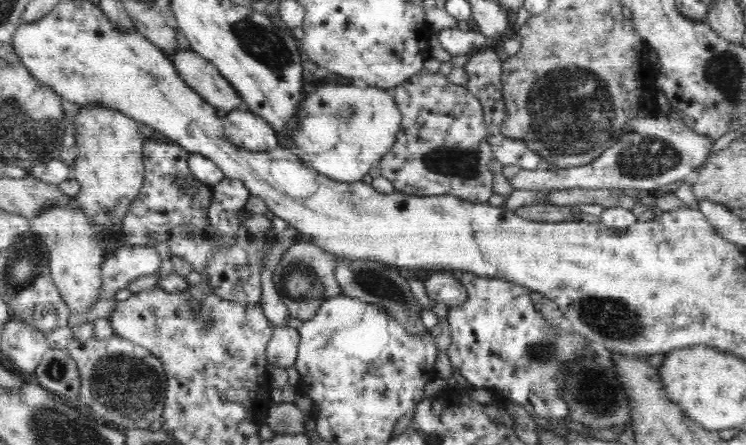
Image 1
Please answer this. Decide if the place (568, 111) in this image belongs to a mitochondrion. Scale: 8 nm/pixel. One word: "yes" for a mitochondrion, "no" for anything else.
yes

